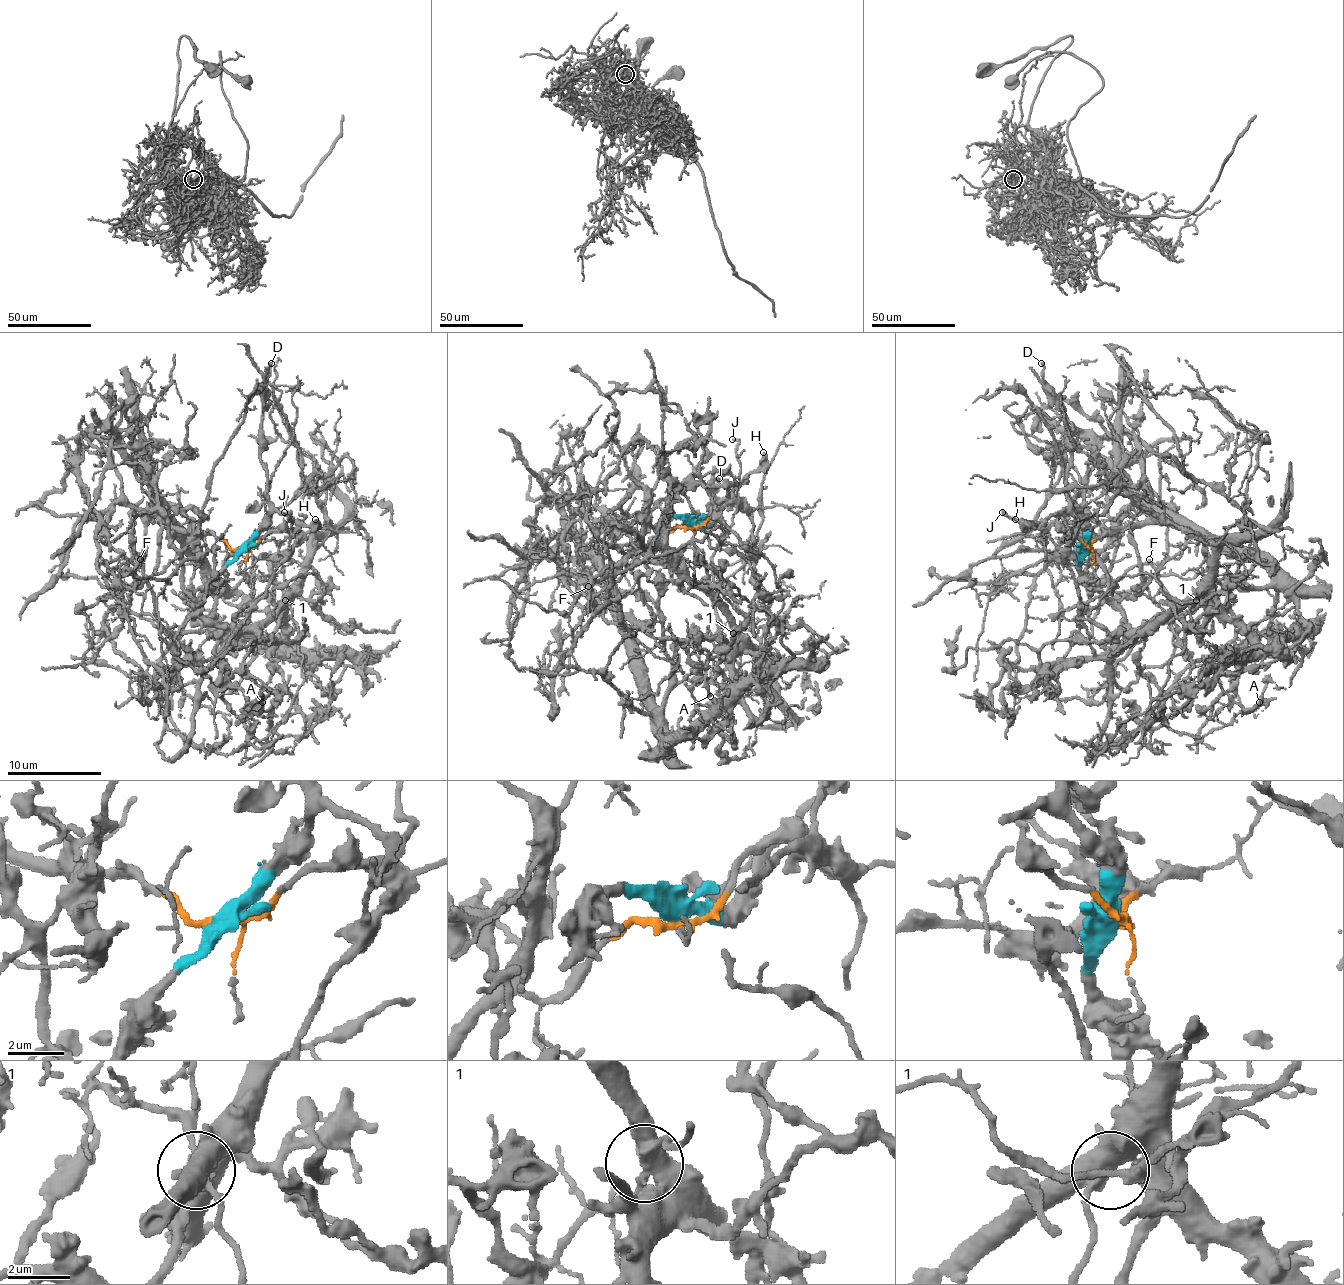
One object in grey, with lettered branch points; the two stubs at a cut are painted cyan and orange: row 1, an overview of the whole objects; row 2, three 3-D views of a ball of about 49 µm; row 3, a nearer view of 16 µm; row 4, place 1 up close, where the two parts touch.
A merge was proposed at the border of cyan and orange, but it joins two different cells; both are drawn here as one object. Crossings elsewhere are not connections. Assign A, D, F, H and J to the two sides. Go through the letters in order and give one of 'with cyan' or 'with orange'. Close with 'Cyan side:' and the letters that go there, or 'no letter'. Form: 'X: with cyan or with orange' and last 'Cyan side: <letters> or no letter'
A: with cyan
D: with cyan
F: with cyan
H: with cyan
J: with cyan
Cyan side: A, D, F, H, J

